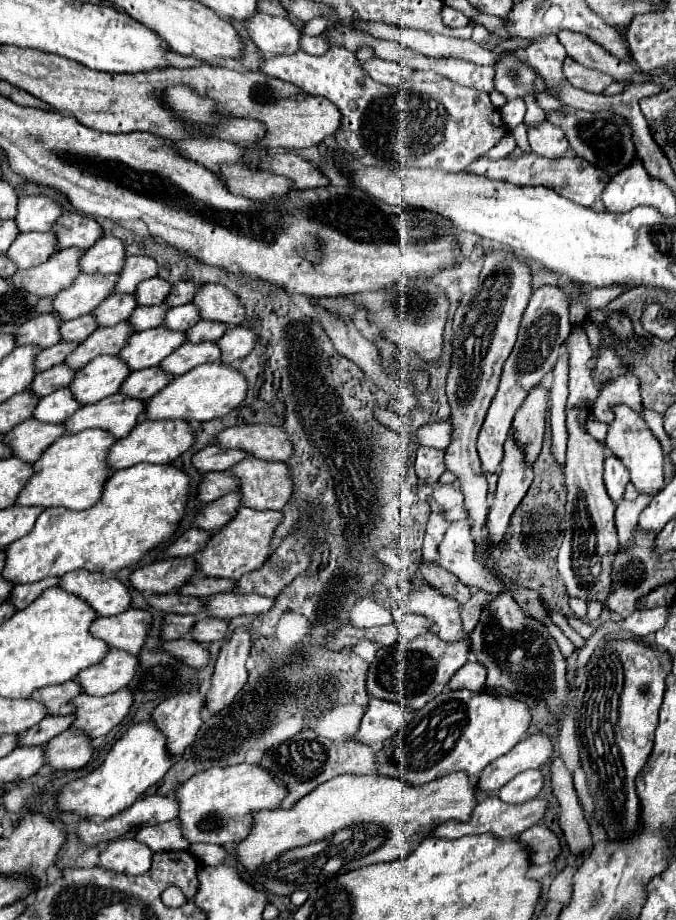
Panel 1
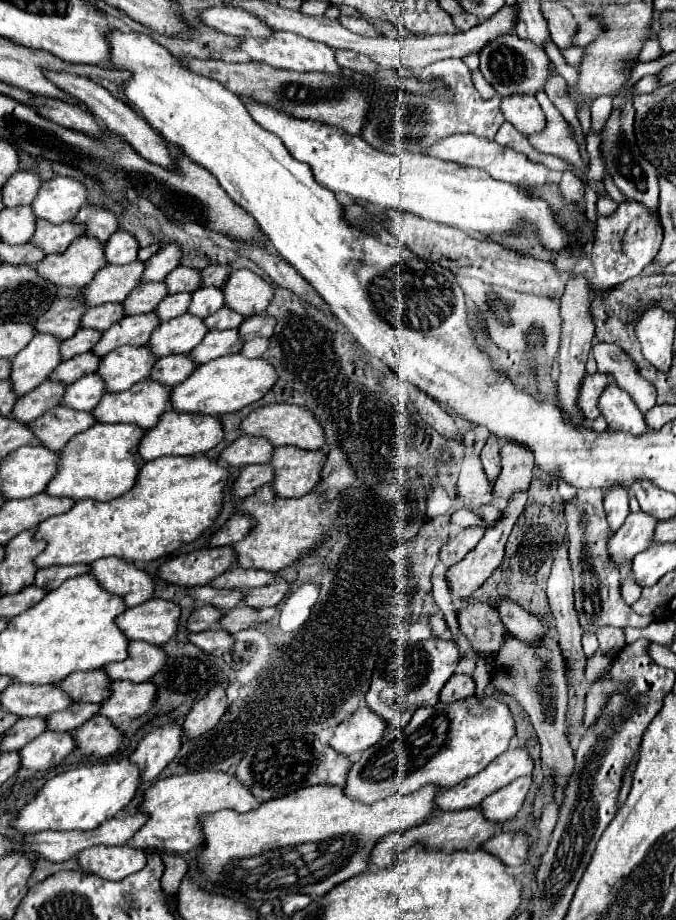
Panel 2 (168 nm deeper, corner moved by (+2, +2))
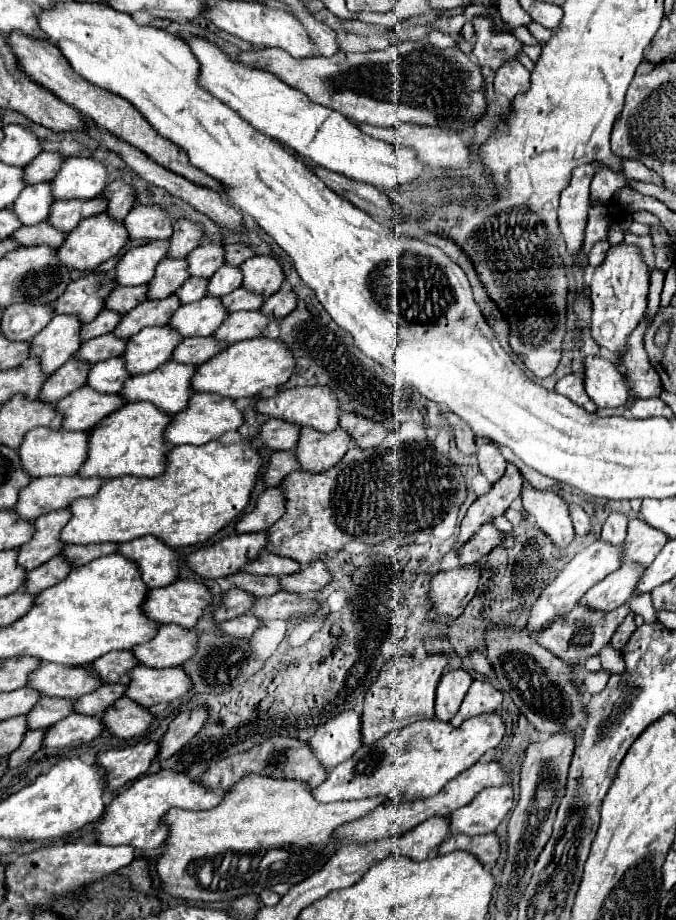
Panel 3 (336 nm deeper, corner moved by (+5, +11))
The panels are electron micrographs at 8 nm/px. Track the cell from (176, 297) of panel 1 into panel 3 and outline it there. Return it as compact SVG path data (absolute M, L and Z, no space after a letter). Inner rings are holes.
M234 242L234 244L226 246L226 264L230 264L230 266L240 266L242 262L246 262L252 256L254 256L254 248L250 244Z

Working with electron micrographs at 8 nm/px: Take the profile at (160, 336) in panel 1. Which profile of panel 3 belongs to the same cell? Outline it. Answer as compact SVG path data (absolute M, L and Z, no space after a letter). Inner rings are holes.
M206 296L196 302L182 304L174 312L170 326L176 328L184 338L212 336L226 318L228 318L228 310L222 306L222 300Z

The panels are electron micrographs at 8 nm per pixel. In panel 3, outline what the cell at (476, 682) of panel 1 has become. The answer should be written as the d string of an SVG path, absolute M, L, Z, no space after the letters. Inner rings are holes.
M450 670L444 672L438 688L436 688L436 718L442 722L450 722L464 696L468 694L468 688L472 684L472 676L466 670Z

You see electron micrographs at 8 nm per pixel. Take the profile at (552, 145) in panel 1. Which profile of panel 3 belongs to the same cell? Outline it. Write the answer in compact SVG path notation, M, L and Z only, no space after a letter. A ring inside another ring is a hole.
M506 62L502 70L496 70L496 94L514 100L516 94L522 94L530 88L530 72L520 62Z

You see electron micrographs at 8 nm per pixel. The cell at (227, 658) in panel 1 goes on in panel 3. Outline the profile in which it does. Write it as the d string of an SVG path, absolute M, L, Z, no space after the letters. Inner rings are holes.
M194 708L190 712L182 712L180 716L176 716L170 722L168 732L160 740L160 750L158 750L156 760L166 760L172 754L176 754L182 746L186 746L190 738L194 738L194 734L198 734L198 730L204 726L206 716L208 714L202 708Z

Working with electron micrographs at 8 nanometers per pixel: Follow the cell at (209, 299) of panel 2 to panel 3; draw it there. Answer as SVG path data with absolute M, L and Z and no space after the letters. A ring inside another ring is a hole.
M222 266L212 278L210 278L210 284L208 284L208 296L226 296L230 294L234 288L240 288L242 286L242 270L236 268L236 266Z

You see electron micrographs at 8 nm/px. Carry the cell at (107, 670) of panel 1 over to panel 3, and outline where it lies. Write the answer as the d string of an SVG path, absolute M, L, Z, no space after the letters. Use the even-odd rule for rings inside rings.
M162 624L158 634L140 646L134 646L132 652L144 666L154 668L168 668L180 666L194 656L198 648L198 634L182 628L178 624Z

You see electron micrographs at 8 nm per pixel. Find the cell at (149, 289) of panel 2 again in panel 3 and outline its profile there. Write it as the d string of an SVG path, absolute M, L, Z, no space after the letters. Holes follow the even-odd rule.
M186 258L162 260L162 264L158 264L156 274L150 282L148 298L158 300L158 298L166 298L166 296L174 294L178 290L178 286L182 286L186 282L186 278L190 278Z

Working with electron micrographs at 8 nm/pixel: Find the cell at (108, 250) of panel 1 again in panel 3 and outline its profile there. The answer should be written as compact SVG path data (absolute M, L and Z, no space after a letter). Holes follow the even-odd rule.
M144 204L134 206L130 214L124 218L130 240L170 238L172 222L174 220L168 216L168 212L162 206L144 206Z

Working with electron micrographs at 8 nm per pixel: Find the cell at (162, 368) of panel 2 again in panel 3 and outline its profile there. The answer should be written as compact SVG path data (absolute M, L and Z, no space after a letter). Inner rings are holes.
M214 336L184 338L182 344L174 350L174 358L172 360L200 366L200 364L208 362L210 358L214 358L216 354L220 354L224 348L226 348L226 342L220 342Z

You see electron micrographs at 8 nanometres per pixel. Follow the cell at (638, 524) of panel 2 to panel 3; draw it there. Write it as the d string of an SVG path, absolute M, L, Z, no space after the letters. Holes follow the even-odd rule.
M594 540L586 550L576 554L564 566L564 570L552 580L552 584L540 594L538 602L530 610L530 616L524 624L524 630L534 632L534 630L540 630L540 628L546 628L552 622L556 622L558 618L562 618L564 614L568 614L572 610L572 606L576 606L580 602L580 598L586 594L586 590L590 590L594 584L604 580L610 572L620 568L620 558L622 558L622 546L612 546L604 540Z

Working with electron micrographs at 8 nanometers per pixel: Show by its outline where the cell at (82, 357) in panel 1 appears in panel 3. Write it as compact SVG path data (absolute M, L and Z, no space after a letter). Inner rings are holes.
M172 294L168 298L162 298L162 300L140 302L134 310L124 314L124 318L118 324L118 328L114 330L114 334L118 338L130 338L146 326L166 326L180 304L182 302L176 294Z

